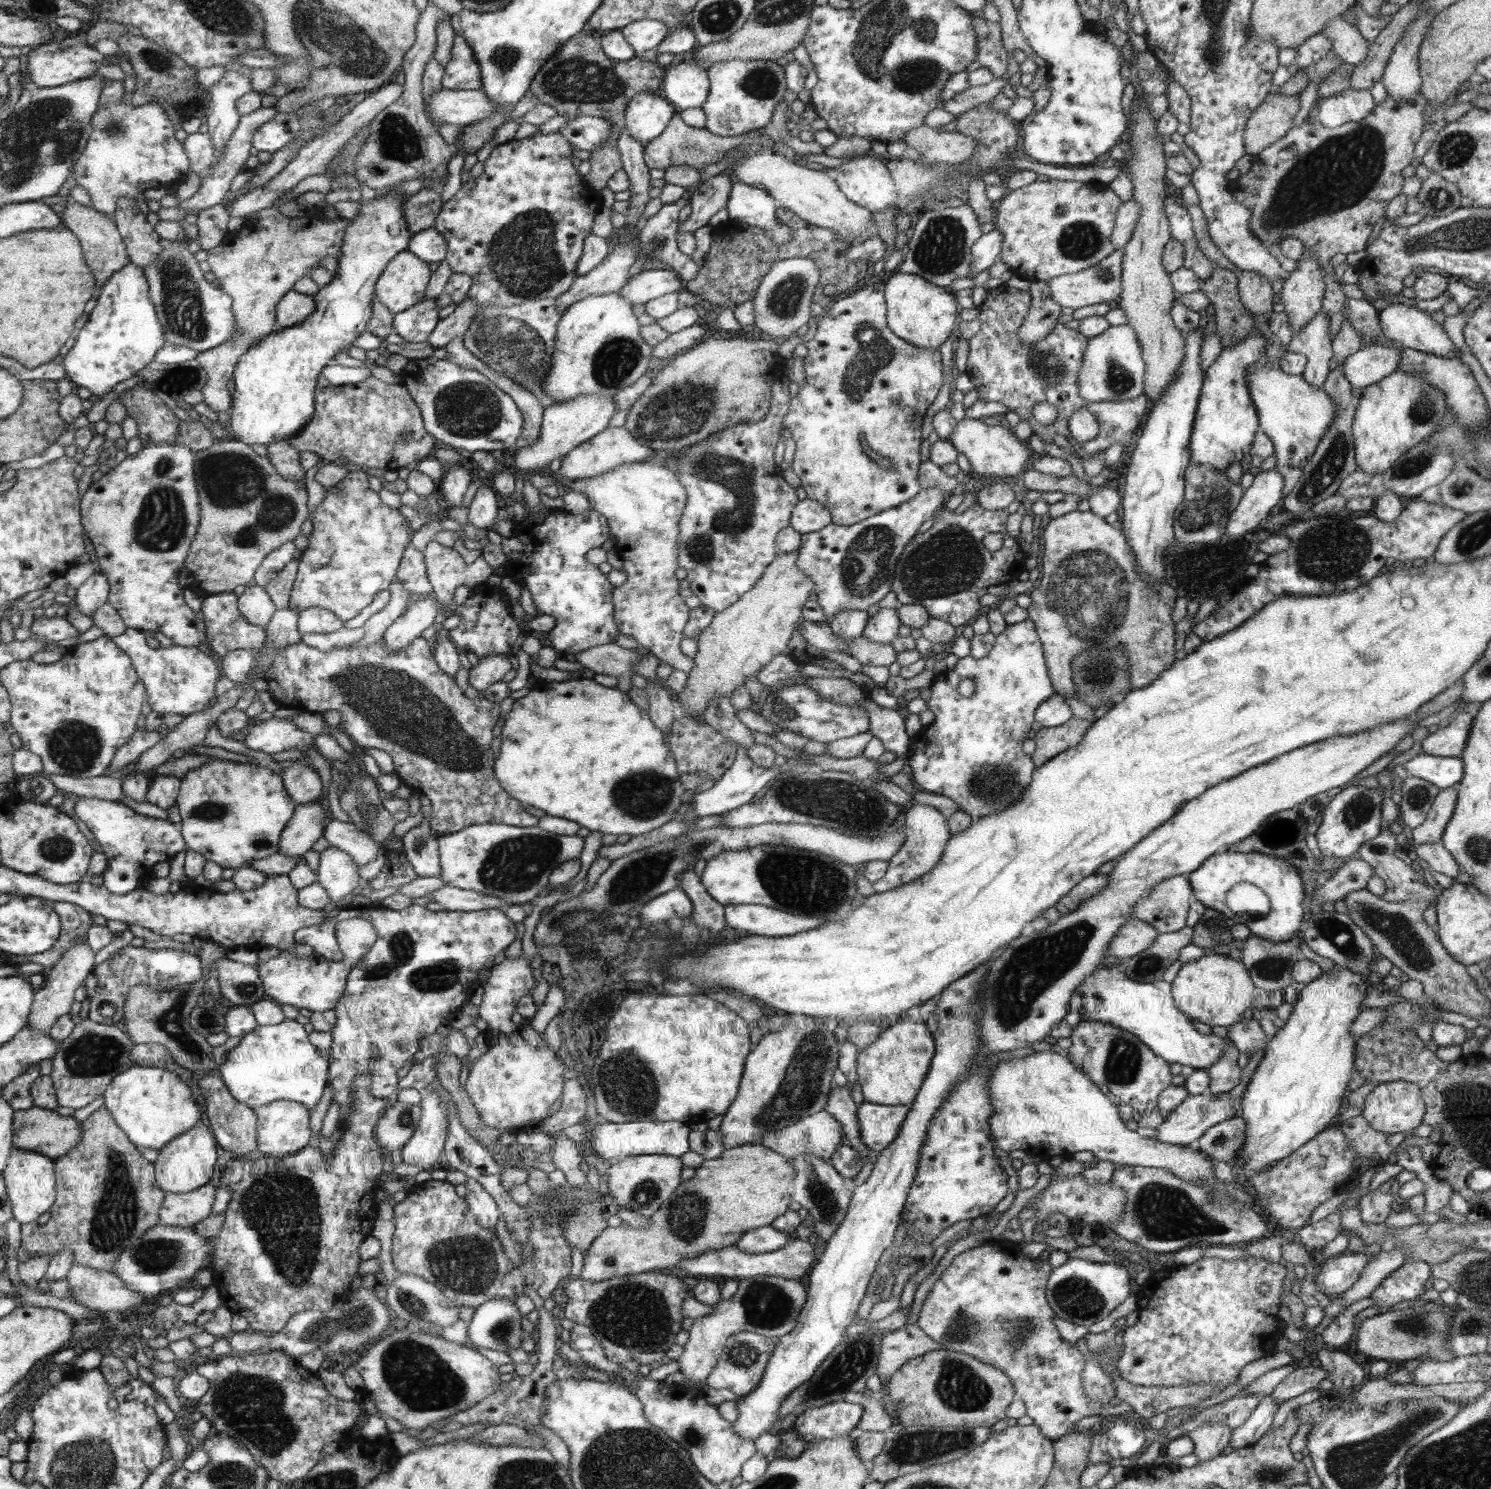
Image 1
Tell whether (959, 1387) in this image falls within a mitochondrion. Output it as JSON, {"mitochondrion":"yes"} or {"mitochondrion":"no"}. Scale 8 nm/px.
{"mitochondrion":"yes"}

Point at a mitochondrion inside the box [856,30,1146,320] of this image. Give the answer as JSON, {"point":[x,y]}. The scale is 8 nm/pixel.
{"point":[940,251]}

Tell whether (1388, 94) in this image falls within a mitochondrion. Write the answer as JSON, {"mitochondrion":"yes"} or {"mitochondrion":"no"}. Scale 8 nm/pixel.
{"mitochondrion":"no"}

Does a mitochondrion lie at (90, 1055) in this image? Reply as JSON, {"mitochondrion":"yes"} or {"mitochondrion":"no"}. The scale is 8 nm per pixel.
{"mitochondrion":"yes"}

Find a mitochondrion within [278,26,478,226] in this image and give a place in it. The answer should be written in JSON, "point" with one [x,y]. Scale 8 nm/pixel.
{"point":[397,140]}

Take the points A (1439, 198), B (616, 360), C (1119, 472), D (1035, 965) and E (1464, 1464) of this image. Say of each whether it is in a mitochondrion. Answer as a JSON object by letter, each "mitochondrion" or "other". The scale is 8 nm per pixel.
{"A":"mitochondrion","B":"mitochondrion","C":"other","D":"mitochondrion","E":"mitochondrion"}

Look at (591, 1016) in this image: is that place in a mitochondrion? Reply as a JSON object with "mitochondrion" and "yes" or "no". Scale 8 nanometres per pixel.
{"mitochondrion":"no"}

